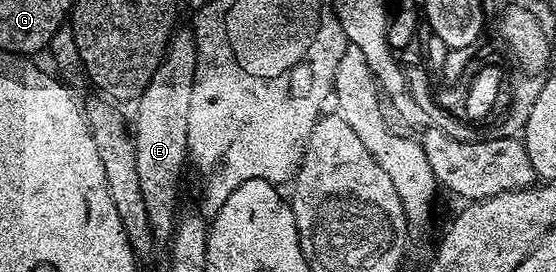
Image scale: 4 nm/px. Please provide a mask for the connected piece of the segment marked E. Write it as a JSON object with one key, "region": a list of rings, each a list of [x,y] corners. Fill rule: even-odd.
{"region":[[[181,27],[174,32],[169,41],[167,51],[155,71],[151,75],[151,83],[136,98],[137,115],[131,121],[133,134],[133,146],[135,147],[135,167],[139,171],[139,191],[143,191],[143,207],[147,207],[147,219],[153,232],[154,242],[169,243],[173,238],[174,229],[179,222],[177,213],[177,192],[181,189],[181,168],[187,165],[189,144],[187,143],[187,115],[191,112],[191,95],[195,83],[195,71],[197,70],[197,44],[193,38],[193,30],[189,27]]]}

